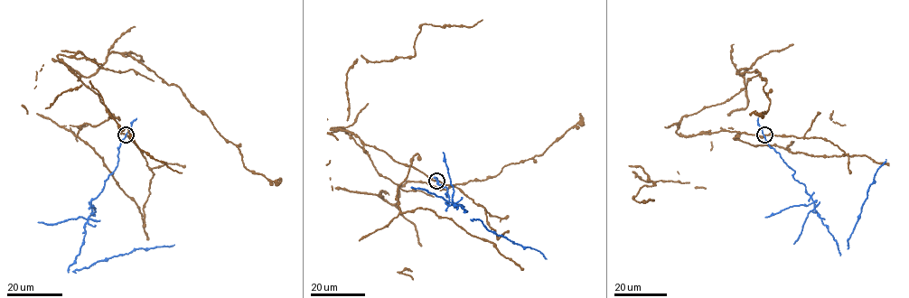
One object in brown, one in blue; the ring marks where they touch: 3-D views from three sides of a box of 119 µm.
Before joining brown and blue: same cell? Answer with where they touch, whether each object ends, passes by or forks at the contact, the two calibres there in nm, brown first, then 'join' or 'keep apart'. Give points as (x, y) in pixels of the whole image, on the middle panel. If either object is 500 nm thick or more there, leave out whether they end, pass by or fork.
(436, 181) | brown passes by | blue passes by | 240/160 nm | keep apart

